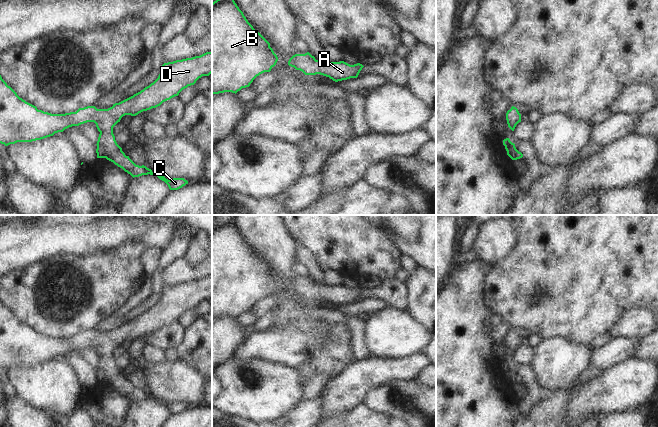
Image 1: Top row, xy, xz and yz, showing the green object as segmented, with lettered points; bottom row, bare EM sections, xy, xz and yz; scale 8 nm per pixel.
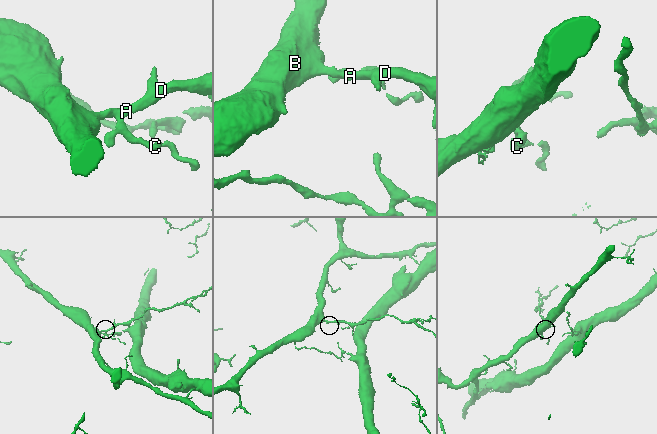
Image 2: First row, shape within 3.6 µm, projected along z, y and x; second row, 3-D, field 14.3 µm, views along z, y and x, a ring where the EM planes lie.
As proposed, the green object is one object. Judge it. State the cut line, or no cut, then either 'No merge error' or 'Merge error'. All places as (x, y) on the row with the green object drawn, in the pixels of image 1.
No split. No merge error.

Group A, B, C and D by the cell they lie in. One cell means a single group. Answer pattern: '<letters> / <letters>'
A B C D

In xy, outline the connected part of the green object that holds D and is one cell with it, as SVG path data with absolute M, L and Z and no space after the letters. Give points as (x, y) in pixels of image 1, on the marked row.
M211 51L211 52L206 52L206 53L202 54L202 55L200 55L200 56L195 56L195 57L192 57L192 58L186 58L186 59L182 59L182 60L176 60L176 61L173 61L173 62L164 63L164 64L162 65L162 70L161 70L161 72L160 72L158 78L157 78L153 83L151 83L149 86L145 87L145 88L144 88L143 90L141 90L140 92L134 94L133 96L131 96L131 97L129 97L129 98L127 98L127 99L125 99L125 100L119 102L119 103L113 104L112 107L110 107L110 108L108 108L108 109L97 109L95 106L87 106L87 107L84 107L84 108L79 108L76 112L70 112L70 113L65 113L65 114L51 114L51 113L48 113L48 112L44 112L44 111L42 111L42 110L38 110L36 106L34 106L34 105L32 105L32 104L26 102L26 101L23 100L22 98L20 98L20 97L17 95L17 93L16 93L10 86L7 85L7 83L2 79L2 77L1 77L1 75L0 75L0 143L1 143L1 144L4 144L5 146L8 146L8 145L10 145L10 144L15 144L15 143L17 143L17 142L32 142L32 141L36 141L36 140L41 140L41 139L44 139L44 138L53 136L55 133L63 132L65 129L67 129L67 128L69 128L69 127L79 126L79 125L84 124L84 123L87 123L87 122L94 122L94 123L96 124L96 127L97 127L98 131L100 132L99 137L98 137L98 141L97 141L97 144L96 144L96 145L97 145L97 149L96 149L97 158L106 158L107 160L113 162L113 163L114 163L115 165L117 165L118 167L122 168L125 172L127 172L128 174L130 174L133 178L134 178L134 177L139 177L139 176L142 176L142 175L148 175L148 174L150 174L150 175L155 175L155 176L157 176L160 180L164 181L164 182L168 185L168 187L169 187L170 190L178 190L178 189L182 188L183 186L185 186L186 184L188 184L188 181L185 180L184 178L173 178L173 179L168 180L168 179L166 179L164 176L156 175L155 173L152 172L151 169L147 168L147 167L144 166L144 165L142 165L142 166L136 165L136 164L129 158L129 156L126 156L126 155L125 155L125 153L122 151L122 148L117 144L117 142L116 142L116 140L115 140L115 136L114 136L114 134L113 134L113 127L114 127L118 122L120 122L120 120L121 120L121 118L122 118L123 116L125 116L125 115L136 116L136 115L138 115L139 113L141 113L141 112L143 112L143 111L147 111L147 110L150 110L150 109L152 109L152 108L156 108L156 107L160 106L163 102L165 102L165 101L167 101L167 100L170 100L171 98L173 98L173 97L175 97L175 96L178 96L179 93L180 93L183 89L187 88L188 86L194 85L194 84L196 83L196 81L197 81L199 78L201 78L202 76L209 76L211 73L212 73L212 51Z

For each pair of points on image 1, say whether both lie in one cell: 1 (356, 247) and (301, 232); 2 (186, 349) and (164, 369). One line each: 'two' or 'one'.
1: one
2: two

